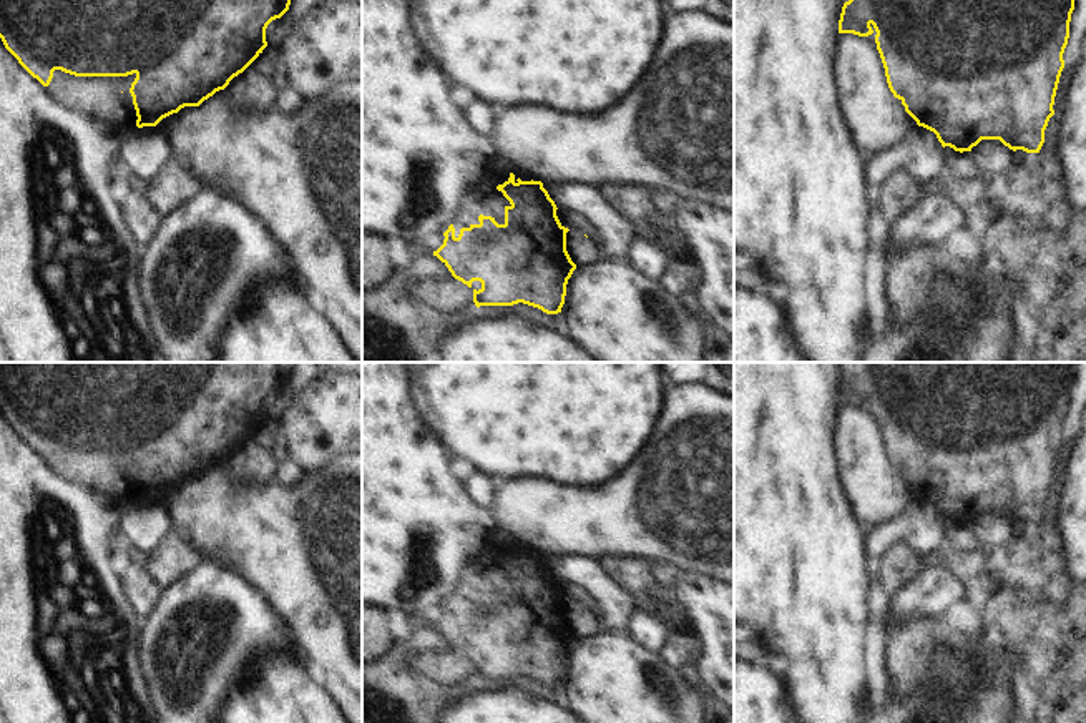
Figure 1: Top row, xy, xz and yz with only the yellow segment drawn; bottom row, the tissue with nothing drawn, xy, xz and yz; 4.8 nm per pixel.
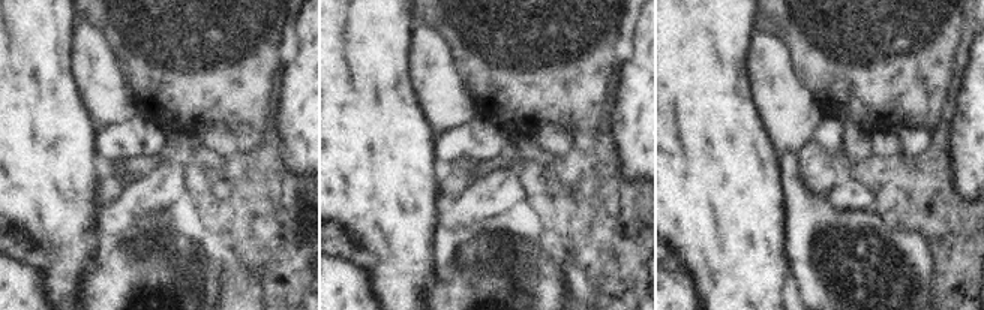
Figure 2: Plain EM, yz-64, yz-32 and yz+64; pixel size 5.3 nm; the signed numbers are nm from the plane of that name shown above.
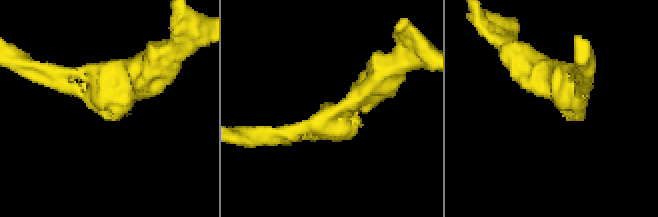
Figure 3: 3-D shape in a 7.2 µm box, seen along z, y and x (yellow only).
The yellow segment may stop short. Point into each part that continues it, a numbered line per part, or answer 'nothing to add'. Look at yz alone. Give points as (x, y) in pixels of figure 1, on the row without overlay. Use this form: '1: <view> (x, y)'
nothing to add

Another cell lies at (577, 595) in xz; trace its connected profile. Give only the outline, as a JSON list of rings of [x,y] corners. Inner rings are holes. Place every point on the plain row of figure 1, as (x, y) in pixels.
[[[558,580],[556,588],[561,598],[570,602],[571,610],[580,610],[586,607],[591,617],[598,617],[598,607],[594,603],[594,598],[589,597],[583,587]]]

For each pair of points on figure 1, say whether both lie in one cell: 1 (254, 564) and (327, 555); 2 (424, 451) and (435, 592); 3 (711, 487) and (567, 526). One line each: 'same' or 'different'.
1: same
2: same
3: same

